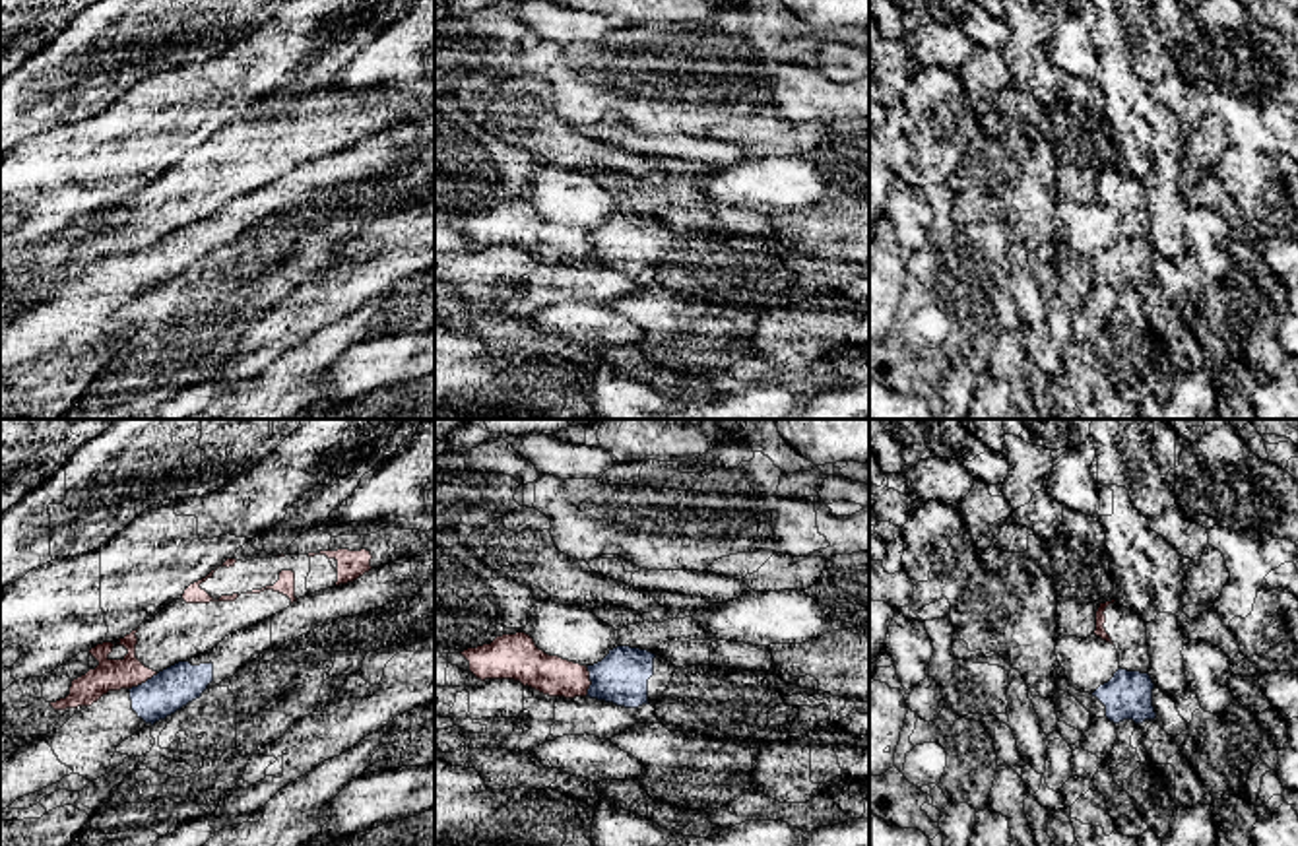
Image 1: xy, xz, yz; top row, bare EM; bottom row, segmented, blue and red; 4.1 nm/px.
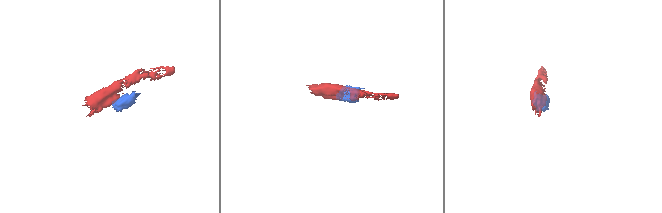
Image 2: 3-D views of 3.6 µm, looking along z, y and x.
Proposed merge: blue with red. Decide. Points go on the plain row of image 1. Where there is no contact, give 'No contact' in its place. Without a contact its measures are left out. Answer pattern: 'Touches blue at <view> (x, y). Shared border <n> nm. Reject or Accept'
Touches blue at xy (142, 249). Shared border 140 nm. Reject

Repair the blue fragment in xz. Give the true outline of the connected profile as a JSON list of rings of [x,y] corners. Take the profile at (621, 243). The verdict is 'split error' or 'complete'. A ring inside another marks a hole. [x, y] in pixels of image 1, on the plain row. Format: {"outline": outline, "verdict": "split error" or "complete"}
{"outline": [[[617,212],[601,227],[588,231],[592,250],[586,262],[638,274],[664,260],[675,235],[648,215]]], "verdict": "split error"}

